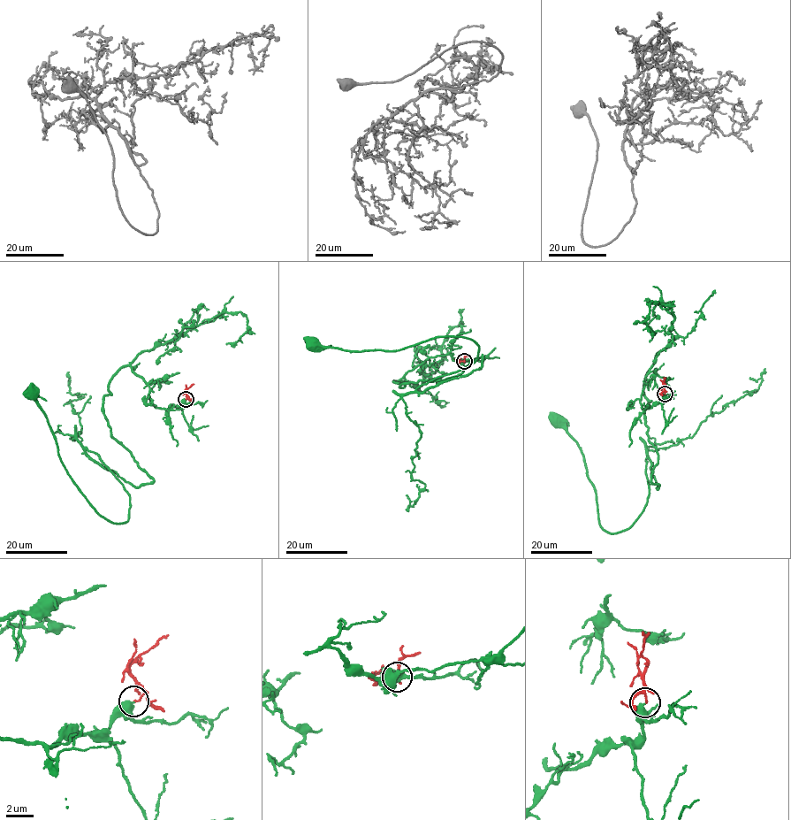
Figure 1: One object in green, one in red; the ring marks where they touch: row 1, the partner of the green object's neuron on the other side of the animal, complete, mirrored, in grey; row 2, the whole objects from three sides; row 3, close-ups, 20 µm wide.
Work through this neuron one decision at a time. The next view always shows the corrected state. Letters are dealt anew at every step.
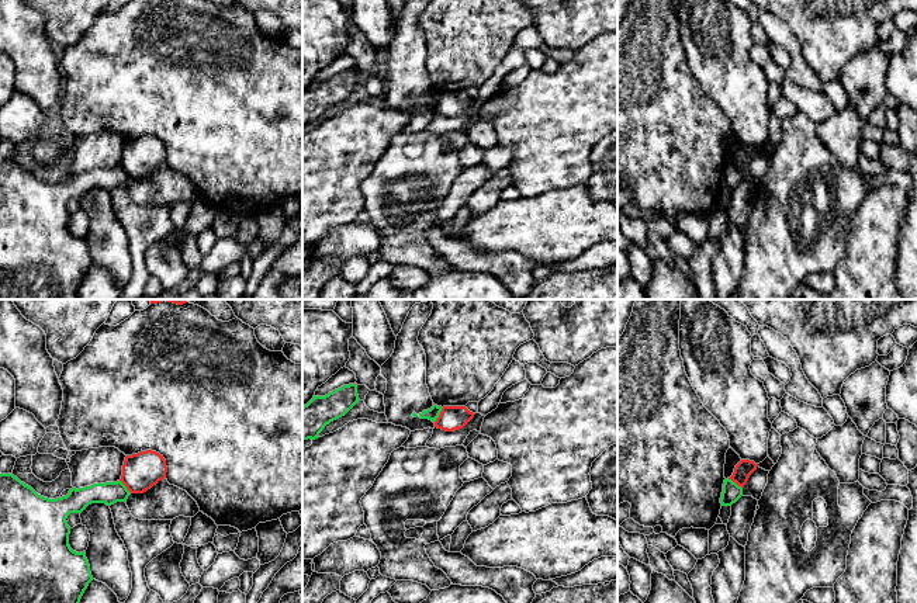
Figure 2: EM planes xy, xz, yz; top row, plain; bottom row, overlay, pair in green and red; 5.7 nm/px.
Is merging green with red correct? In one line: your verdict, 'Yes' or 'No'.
No

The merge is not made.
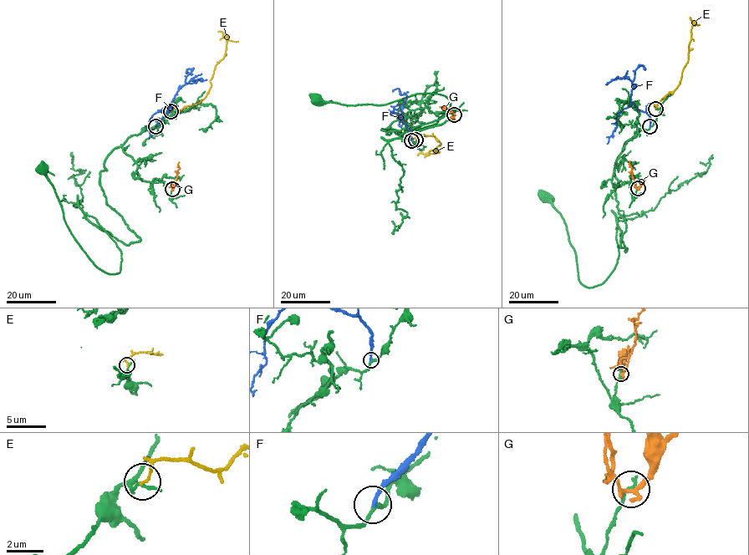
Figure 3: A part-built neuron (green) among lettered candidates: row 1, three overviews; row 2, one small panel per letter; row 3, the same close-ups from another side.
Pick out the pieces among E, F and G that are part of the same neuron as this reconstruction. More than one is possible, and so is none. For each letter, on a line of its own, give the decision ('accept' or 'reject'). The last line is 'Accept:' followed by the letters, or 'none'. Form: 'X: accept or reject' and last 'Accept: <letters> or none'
E: reject
F: reject
G: reject
Accept: none

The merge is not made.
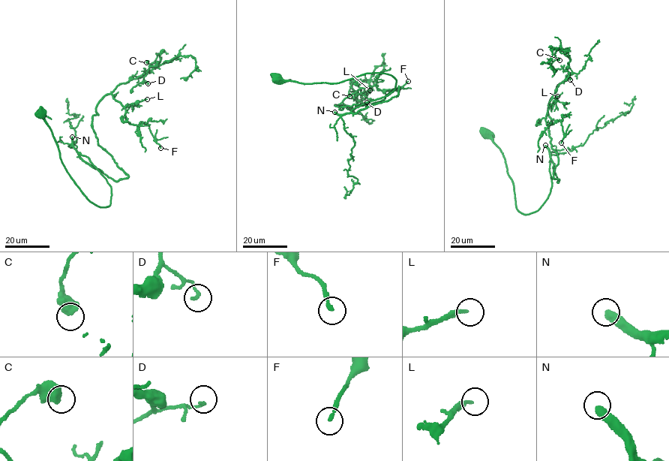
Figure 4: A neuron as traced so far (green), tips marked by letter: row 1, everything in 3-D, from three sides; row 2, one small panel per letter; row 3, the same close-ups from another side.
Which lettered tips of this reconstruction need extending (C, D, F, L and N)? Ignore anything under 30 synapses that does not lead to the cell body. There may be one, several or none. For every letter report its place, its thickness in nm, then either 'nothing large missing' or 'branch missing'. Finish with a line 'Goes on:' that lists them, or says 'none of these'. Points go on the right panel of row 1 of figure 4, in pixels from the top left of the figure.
C: (559, 60) | 600 nm | nothing large missing
D: (570, 79) | 160 nm | nothing large missing
F: (561, 143) | 190 nm | nothing large missing
L: (557, 96) | 180 nm | branch missing
N: (545, 145) | 420 nm | branch missing
Goes on: L, N

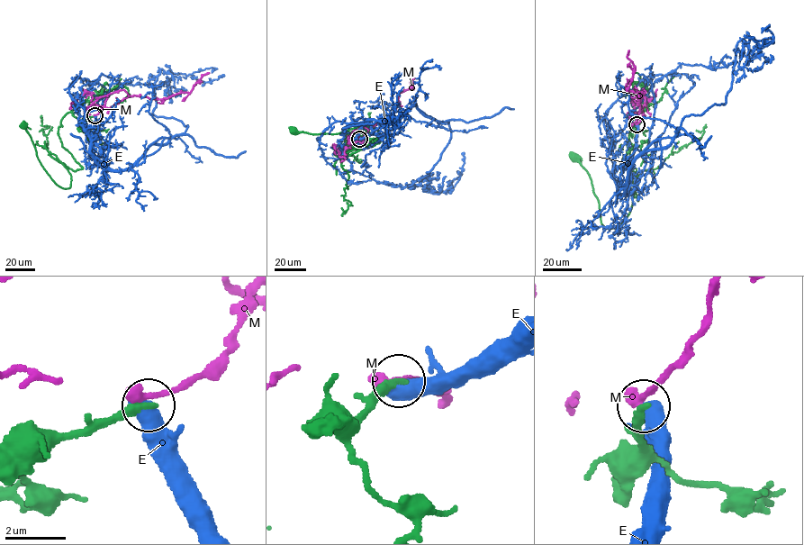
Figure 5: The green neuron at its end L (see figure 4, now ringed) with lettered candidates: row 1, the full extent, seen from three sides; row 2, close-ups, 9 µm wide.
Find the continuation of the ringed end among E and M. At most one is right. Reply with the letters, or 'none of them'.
none of them

